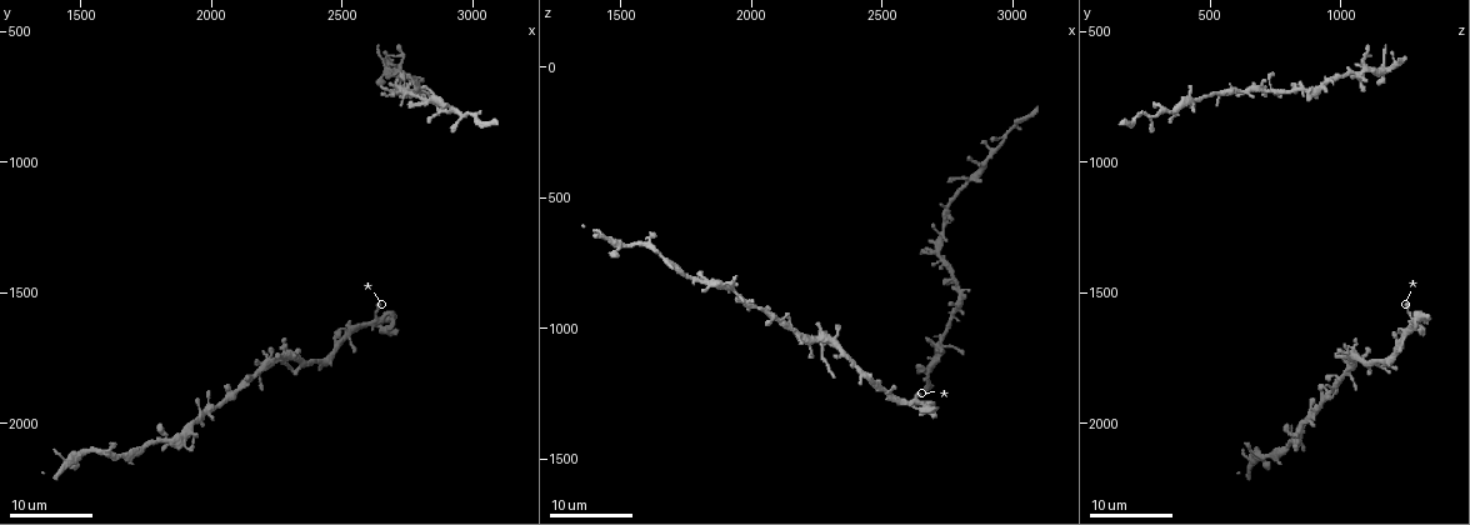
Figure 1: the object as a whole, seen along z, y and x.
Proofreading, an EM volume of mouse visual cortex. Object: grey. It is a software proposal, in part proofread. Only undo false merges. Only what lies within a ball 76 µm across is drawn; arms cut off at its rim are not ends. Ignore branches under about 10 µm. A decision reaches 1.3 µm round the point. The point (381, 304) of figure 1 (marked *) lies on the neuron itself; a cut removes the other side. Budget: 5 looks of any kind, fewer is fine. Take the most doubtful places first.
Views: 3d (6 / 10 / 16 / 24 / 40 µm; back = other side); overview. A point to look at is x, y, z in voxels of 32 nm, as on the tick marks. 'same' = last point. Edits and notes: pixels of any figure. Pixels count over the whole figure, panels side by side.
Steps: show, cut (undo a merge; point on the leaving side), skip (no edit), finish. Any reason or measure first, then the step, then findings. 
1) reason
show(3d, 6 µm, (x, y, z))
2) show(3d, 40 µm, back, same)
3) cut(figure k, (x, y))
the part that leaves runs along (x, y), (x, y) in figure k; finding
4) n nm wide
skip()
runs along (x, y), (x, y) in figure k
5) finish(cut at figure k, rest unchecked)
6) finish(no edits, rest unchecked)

four-way junction
show(3d, 24 µm, (2830, 750, 420))

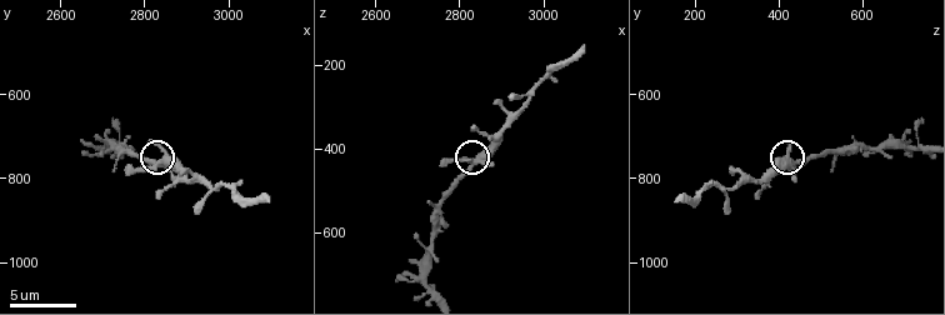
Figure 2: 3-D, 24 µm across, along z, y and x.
closer look
show(3d, 6 µm, (2840, 765, 435))

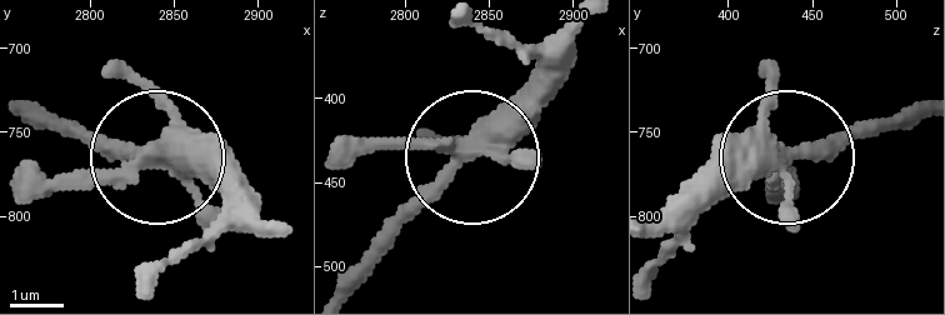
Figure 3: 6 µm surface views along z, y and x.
skip()
runs along (920, 105), (695, 181) in figure 3; continuous, no second neuron

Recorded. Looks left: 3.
four arms meet
show(3d, 16 µm, (2730, 730, 615))

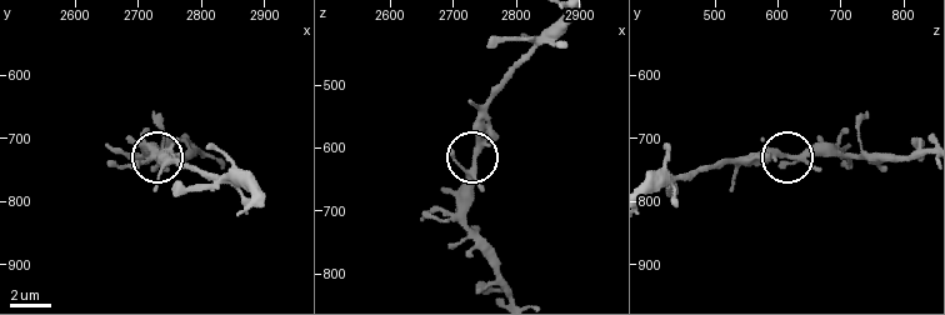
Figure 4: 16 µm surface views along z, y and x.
show(3d, 6 µm, (2730, 725, 615))

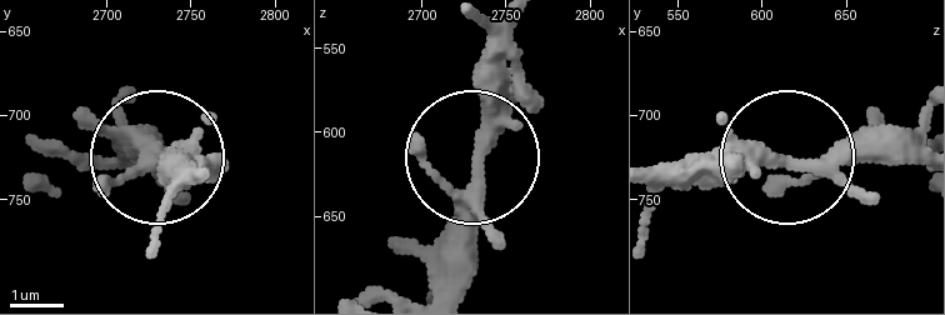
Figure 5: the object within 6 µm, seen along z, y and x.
280 nm wide
skip()
continuous, no second neuron

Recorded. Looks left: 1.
finish(no edits, rest unchecked)

